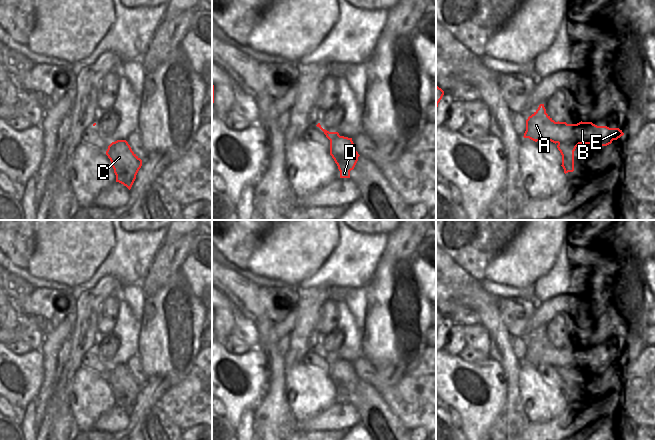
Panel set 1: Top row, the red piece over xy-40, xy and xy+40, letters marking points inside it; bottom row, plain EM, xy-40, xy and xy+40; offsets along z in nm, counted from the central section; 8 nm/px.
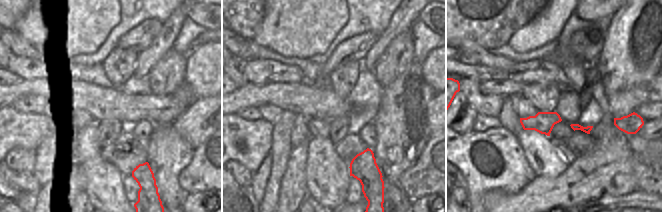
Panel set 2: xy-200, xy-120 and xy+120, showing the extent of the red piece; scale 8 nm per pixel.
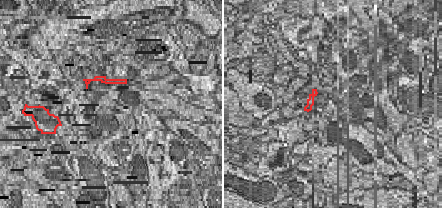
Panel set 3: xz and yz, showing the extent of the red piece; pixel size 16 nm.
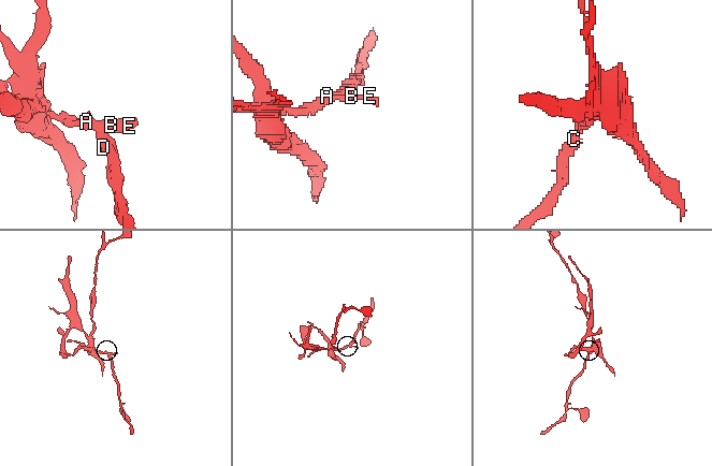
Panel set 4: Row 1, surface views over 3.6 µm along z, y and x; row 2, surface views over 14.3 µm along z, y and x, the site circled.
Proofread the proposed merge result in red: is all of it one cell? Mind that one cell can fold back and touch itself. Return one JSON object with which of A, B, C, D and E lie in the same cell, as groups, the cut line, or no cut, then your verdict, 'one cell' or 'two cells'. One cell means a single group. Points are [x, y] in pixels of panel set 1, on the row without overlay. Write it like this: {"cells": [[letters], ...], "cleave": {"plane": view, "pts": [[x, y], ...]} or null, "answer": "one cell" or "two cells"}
{"cells": [["A", "B", "E"], ["C", "D"]], "cleave": {"plane": "xy+40", "pts": [[558, 366], [565, 362], [574, 362], [581, 367]]}, "answer": "two cells"}

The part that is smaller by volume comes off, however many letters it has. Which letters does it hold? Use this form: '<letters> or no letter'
C, D

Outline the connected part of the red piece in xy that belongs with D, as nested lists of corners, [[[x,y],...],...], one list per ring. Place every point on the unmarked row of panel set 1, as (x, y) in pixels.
[[[340,360],[330,364],[330,379],[338,390],[340,402],[350,402],[350,395],[354,393],[360,380],[352,362]]]

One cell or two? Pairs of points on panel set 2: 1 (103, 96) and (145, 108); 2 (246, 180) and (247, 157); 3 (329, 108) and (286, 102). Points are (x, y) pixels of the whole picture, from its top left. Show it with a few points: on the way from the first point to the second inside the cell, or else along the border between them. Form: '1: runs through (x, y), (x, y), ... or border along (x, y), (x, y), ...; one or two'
1: runs through (113, 104), (124, 108), (135, 108); one
2: border along (232, 159), (241, 163), (251, 174); two
3: runs through (318, 103), (297, 102); one

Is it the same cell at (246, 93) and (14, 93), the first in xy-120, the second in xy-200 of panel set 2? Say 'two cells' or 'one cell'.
one cell

